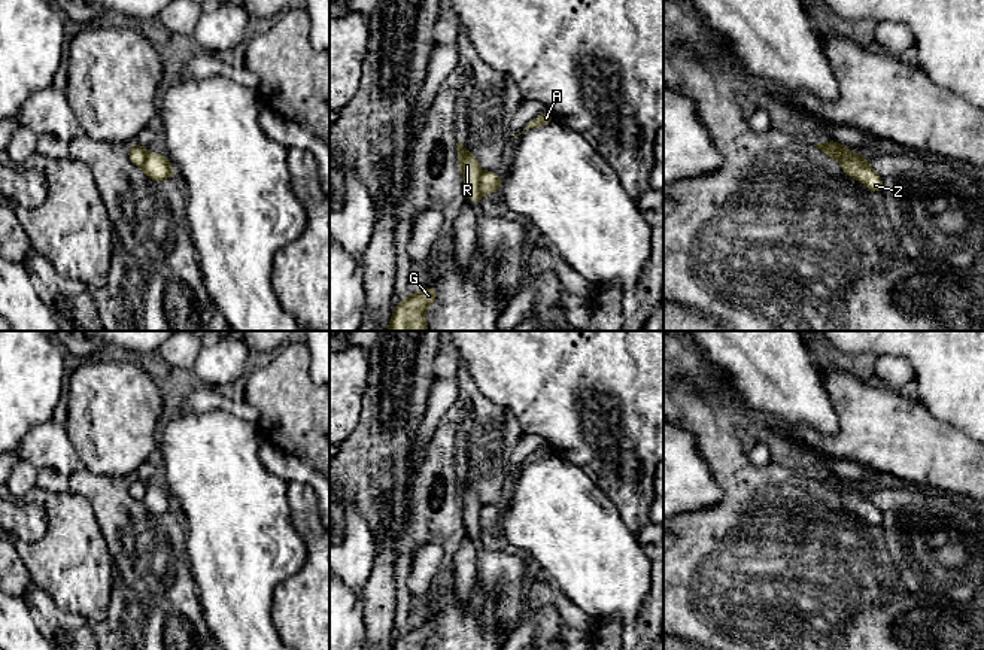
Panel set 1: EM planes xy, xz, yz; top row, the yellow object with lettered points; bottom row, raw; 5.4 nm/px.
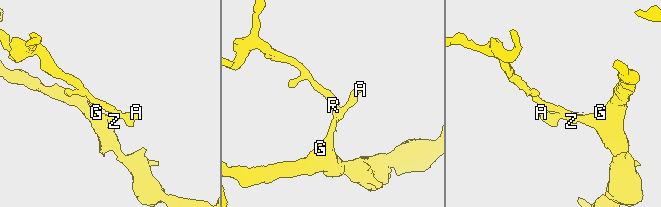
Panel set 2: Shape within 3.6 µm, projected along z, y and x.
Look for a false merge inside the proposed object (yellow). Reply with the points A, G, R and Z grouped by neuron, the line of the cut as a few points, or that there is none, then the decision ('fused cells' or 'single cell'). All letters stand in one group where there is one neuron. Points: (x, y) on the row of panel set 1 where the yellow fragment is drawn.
groups A G Z / R; cut yz (840, 160), (853, 154), (868, 166); fused cells

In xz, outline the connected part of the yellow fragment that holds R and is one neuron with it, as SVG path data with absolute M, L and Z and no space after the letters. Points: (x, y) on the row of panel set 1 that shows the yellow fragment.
M461 140L456 143L458 157L456 162L461 165L462 179L464 179L464 195L467 197L467 201L473 204L473 198L480 204L482 201L482 192L480 192L480 176L482 168L479 165L477 158L467 151Z

